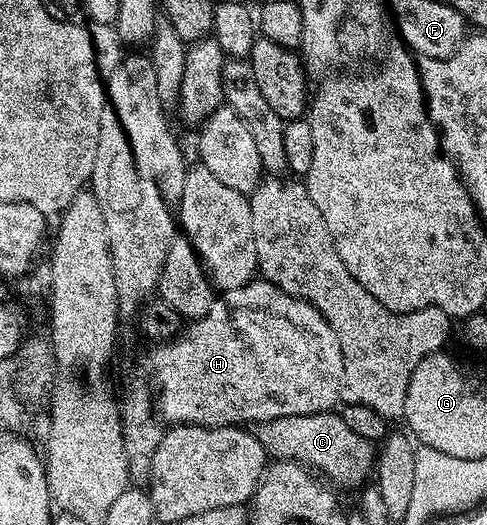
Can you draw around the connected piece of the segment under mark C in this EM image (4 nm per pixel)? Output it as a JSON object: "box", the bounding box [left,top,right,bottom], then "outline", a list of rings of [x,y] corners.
{"box":[255,410,375,489],"outline":[[[333,410],[316,412],[311,416],[284,416],[278,420],[262,420],[256,425],[255,435],[270,457],[295,460],[320,474],[338,489],[360,489],[368,481],[365,480],[368,476],[370,479],[375,468],[374,441],[359,438],[359,434],[351,434],[347,422],[343,422],[341,415]]]}

